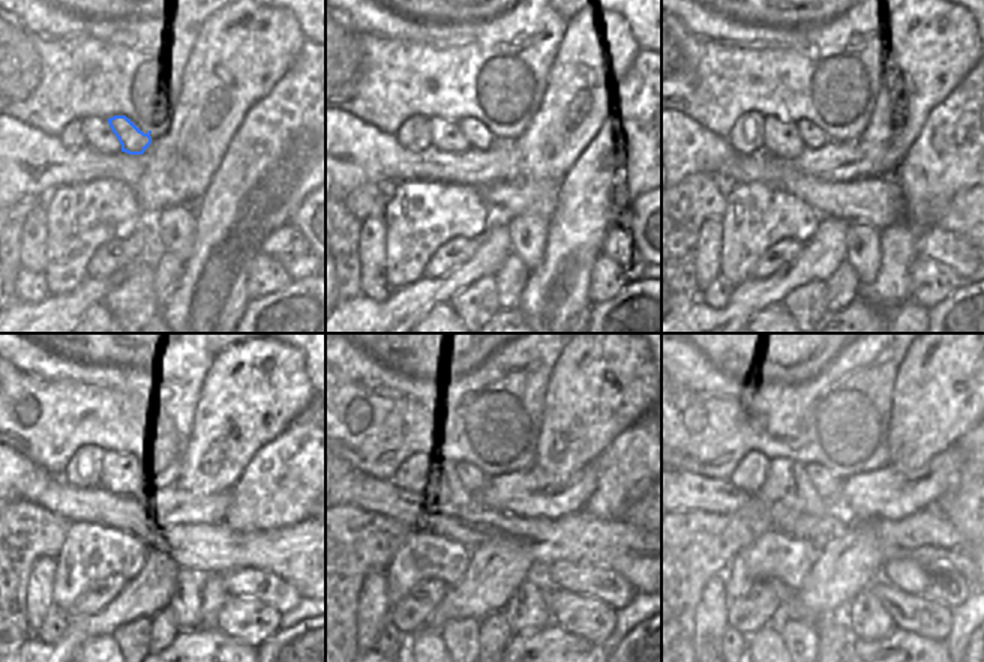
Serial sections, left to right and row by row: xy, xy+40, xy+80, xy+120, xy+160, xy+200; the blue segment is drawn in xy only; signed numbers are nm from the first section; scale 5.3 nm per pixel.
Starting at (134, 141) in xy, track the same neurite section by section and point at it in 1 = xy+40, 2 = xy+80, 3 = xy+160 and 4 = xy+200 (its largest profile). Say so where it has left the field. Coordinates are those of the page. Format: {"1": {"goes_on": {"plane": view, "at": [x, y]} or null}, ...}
{"1": {"goes_on": {"plane": "xy+40", "at": [477, 135]}}, "2": {"goes_on": {"plane": "xy+80", "at": [812, 135]}}, "3": {"goes_on": {"plane": "xy+160", "at": [479, 481]}}, "4": {"goes_on": {"plane": "xy+200", "at": [828, 485]}}}

